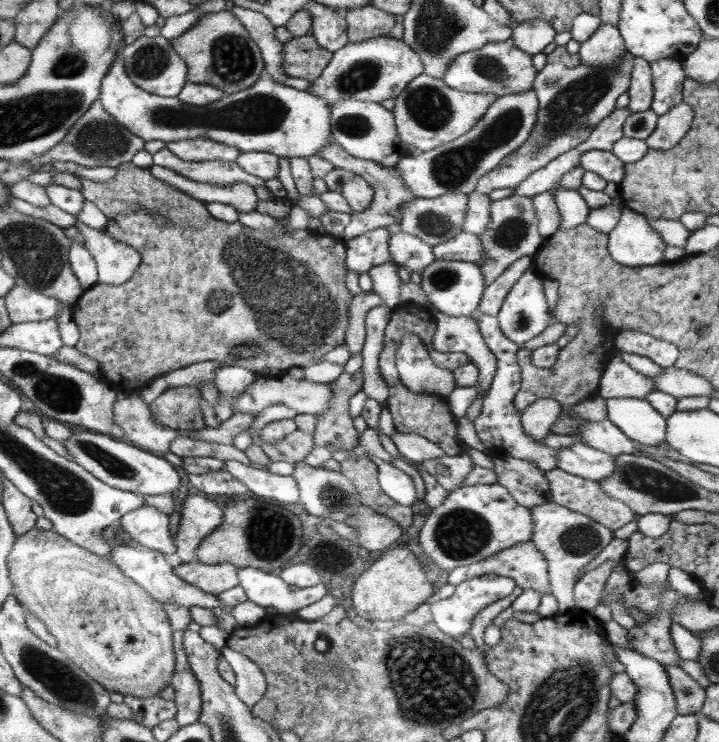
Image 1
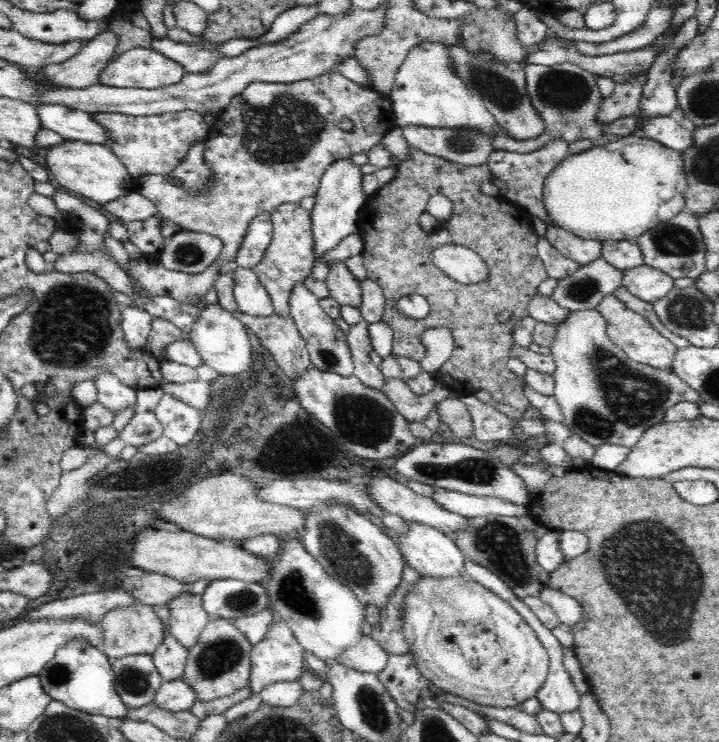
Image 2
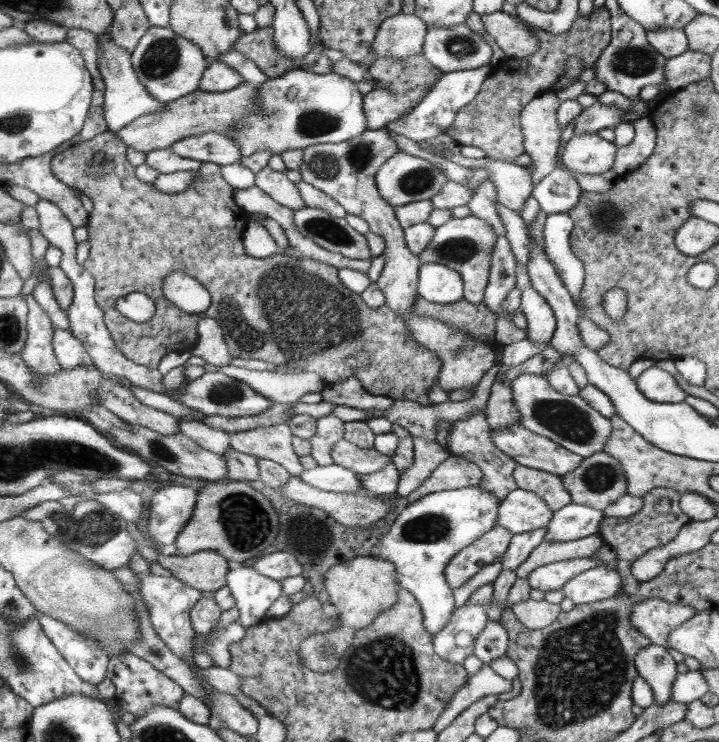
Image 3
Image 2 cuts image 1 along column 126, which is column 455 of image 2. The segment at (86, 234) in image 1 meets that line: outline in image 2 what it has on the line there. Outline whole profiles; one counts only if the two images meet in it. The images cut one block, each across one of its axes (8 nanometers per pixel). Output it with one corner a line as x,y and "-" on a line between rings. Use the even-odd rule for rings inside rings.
444,244
433,250
430,258
437,268
460,284
476,284
490,276
486,262
467,246

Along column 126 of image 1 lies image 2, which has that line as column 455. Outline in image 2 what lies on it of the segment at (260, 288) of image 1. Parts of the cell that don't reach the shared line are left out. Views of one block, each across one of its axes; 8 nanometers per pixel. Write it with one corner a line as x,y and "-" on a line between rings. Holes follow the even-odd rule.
408,147
411,150
411,159
398,166
396,178
368,198
358,220
360,235
365,244
363,264
367,277
382,287
386,300
381,321
394,331
391,355
421,361
425,355
422,334
432,328
448,328
453,335
454,350
448,362
439,368
438,382
448,385
463,396
475,395
480,390
486,390
492,395
492,400
510,404
524,413
529,407
528,397
524,395
524,384
527,382
524,377
516,376
508,368
507,362
512,348
516,345
513,338
516,324
530,314
528,311
530,301
538,294
539,284
548,278
544,264
538,257
536,249
538,237
532,229
532,215
519,205
510,203
505,197
488,196
480,192
482,181
488,180
491,173
487,163
478,166
461,165
-
436,194
447,196
453,203
453,213
451,220
443,223
436,233
427,233
420,227
419,219
427,211
429,199
-
444,244
460,244
474,250
488,265
490,276
482,282
471,285
454,281
437,268
430,258
433,250
-
405,294
425,296
430,305
430,315
418,320
397,314
395,302
-
500,312
510,312
510,318
506,322
500,322
496,318

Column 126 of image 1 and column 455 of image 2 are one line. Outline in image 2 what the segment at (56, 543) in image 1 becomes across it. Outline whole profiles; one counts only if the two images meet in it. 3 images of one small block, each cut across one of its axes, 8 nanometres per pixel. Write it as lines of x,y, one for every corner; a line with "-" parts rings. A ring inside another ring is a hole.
421,576
404,598
403,633
418,671
438,689
495,708
518,708
537,693
549,674
549,654
535,630
497,594
468,576

